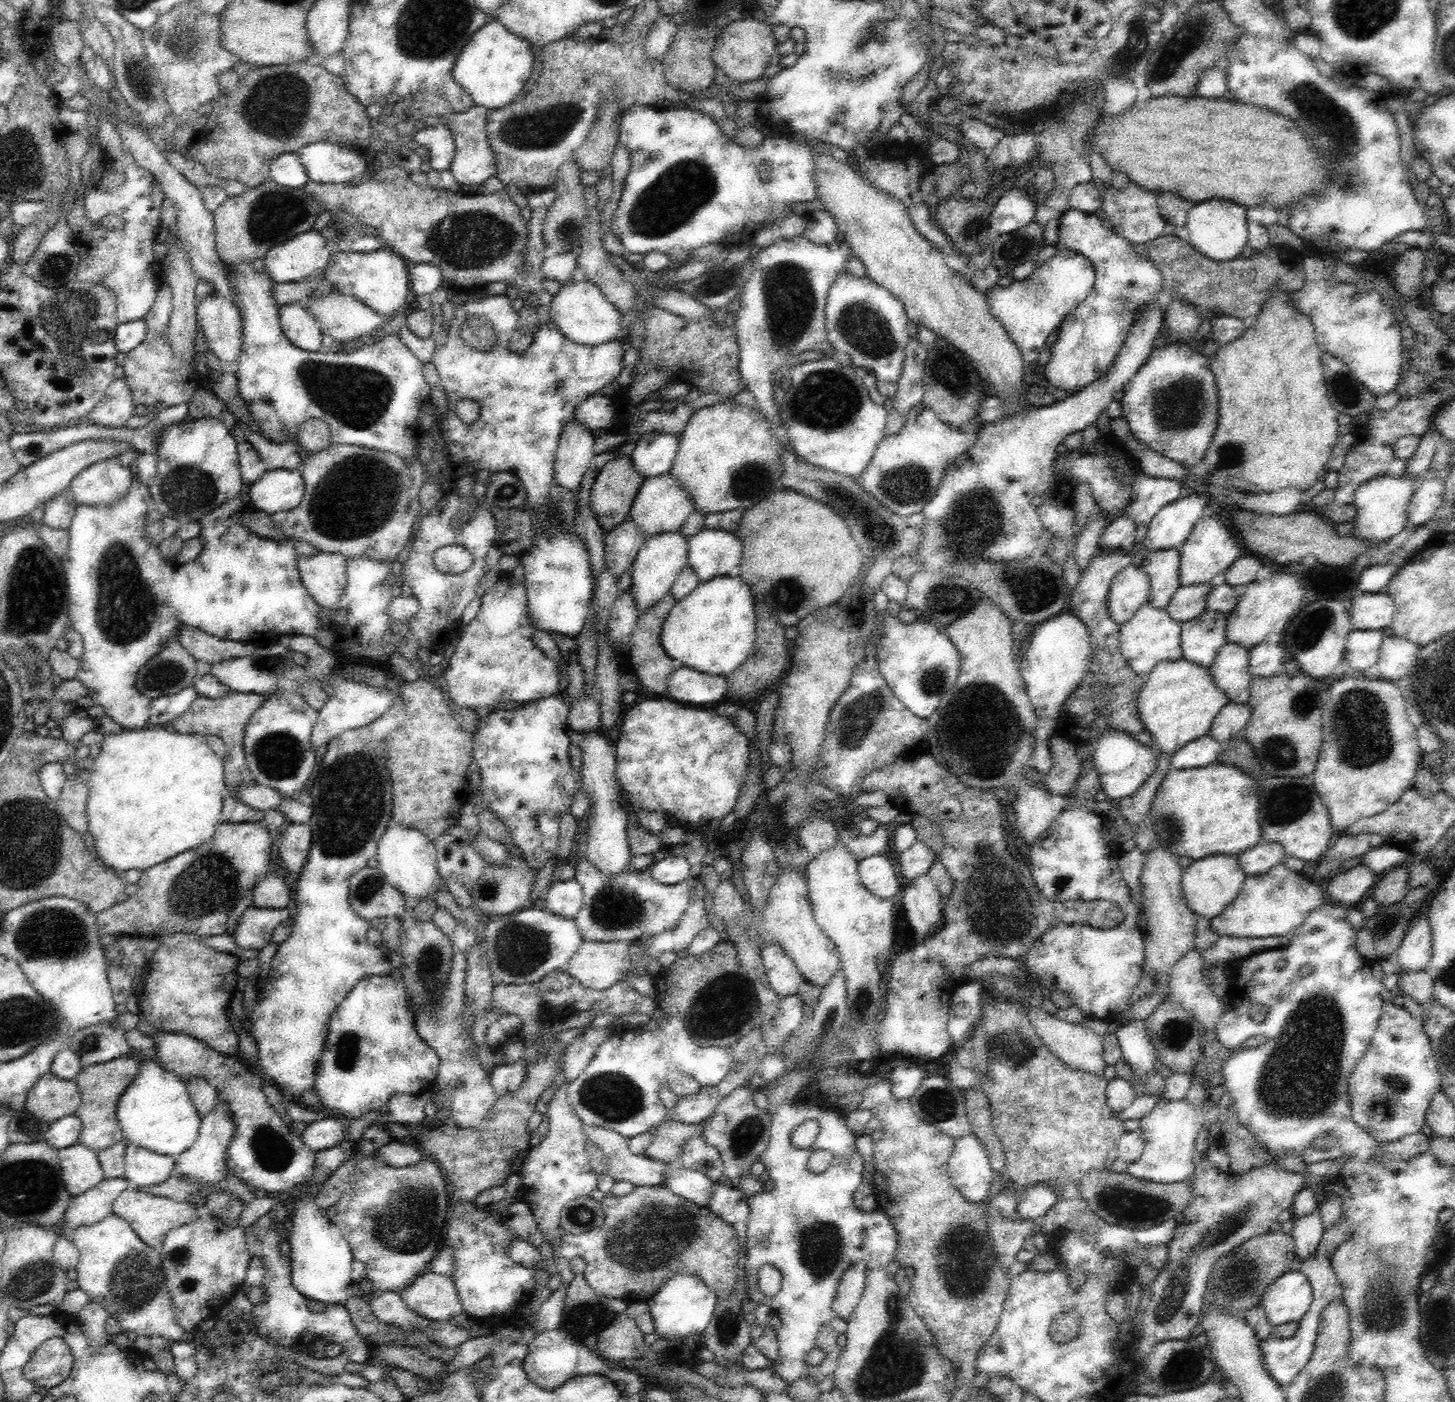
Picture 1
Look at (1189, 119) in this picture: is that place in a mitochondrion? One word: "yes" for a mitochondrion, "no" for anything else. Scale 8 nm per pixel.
no

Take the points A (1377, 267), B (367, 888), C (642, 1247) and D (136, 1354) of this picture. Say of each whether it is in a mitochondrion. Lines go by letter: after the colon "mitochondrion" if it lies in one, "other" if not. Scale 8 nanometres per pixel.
A: other
B: mitochondrion
C: mitochondrion
D: other

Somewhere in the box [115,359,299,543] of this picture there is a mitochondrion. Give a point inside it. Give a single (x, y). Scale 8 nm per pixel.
(187, 489)

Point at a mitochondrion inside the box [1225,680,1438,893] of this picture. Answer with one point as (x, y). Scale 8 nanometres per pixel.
(1366, 740)

